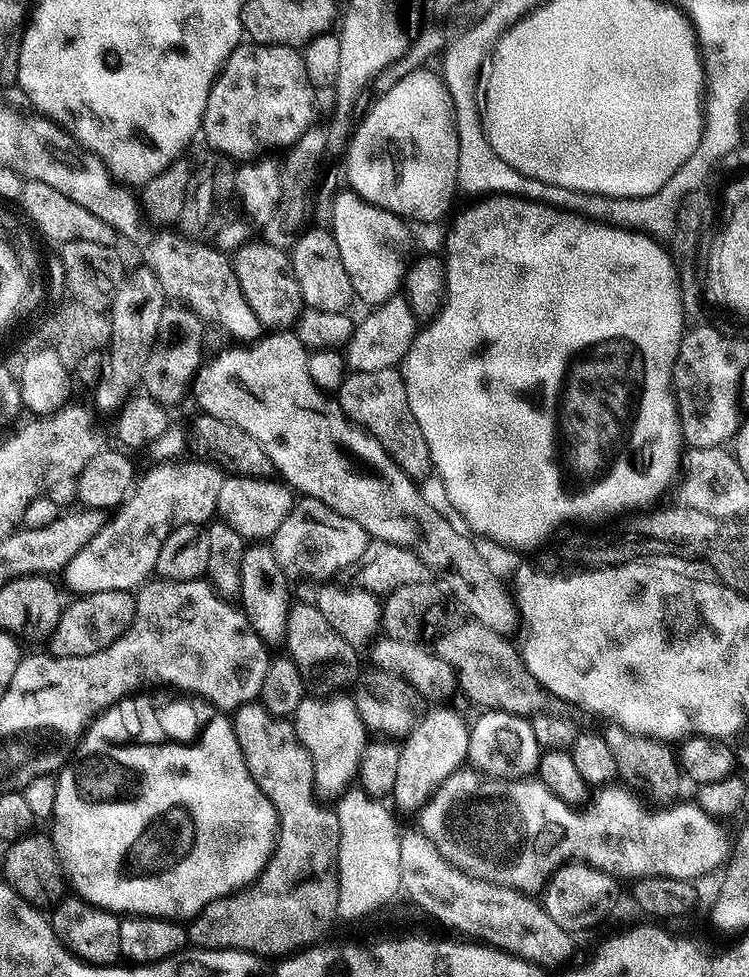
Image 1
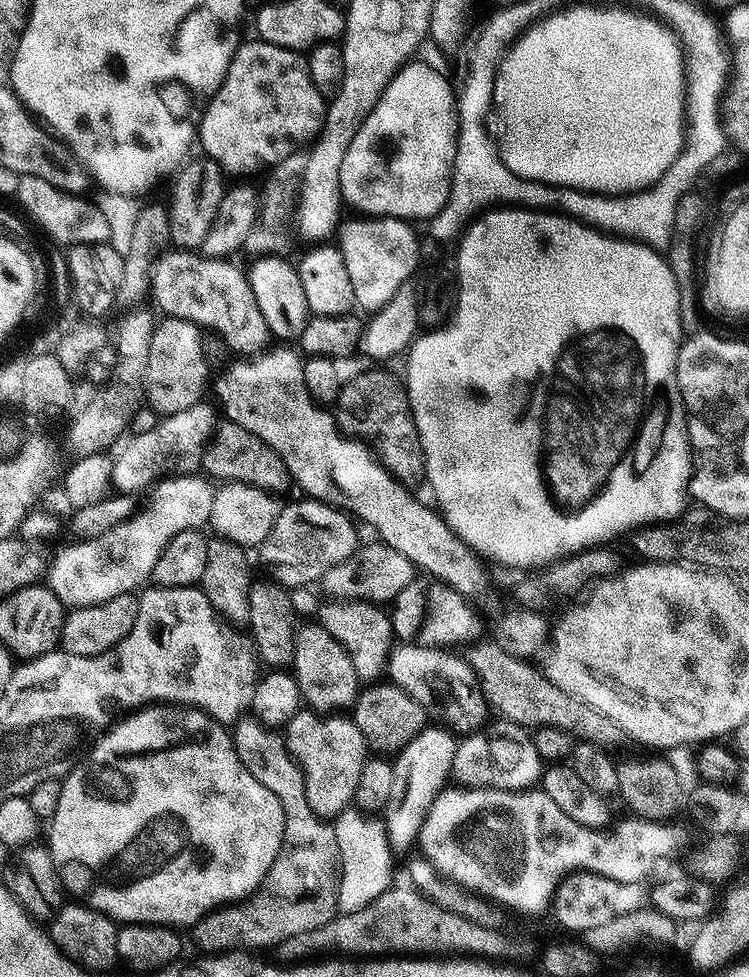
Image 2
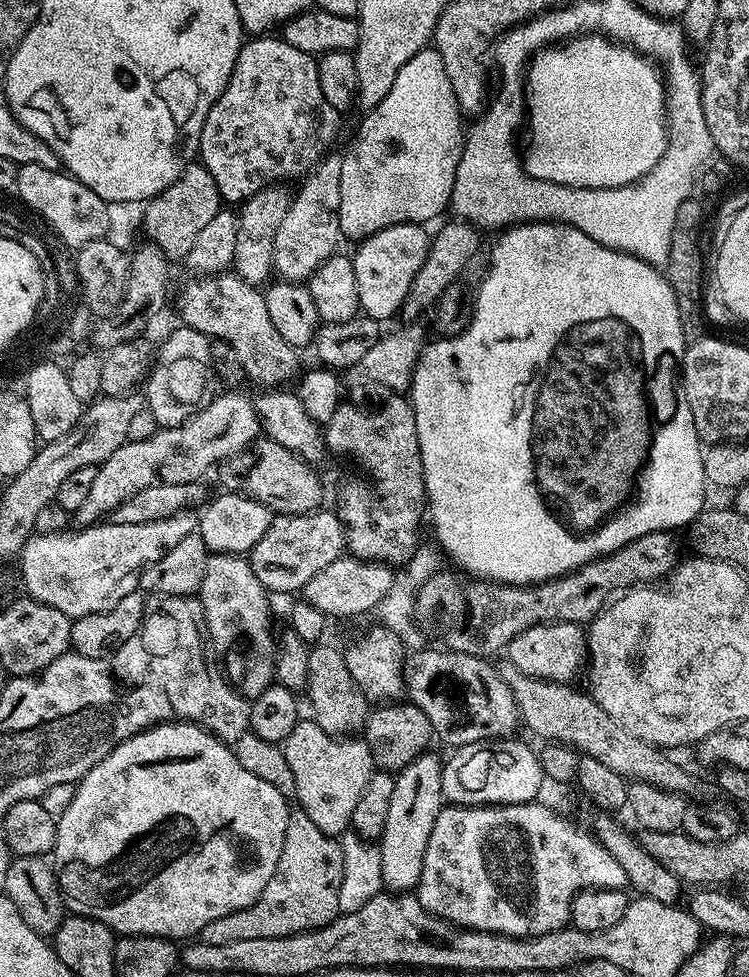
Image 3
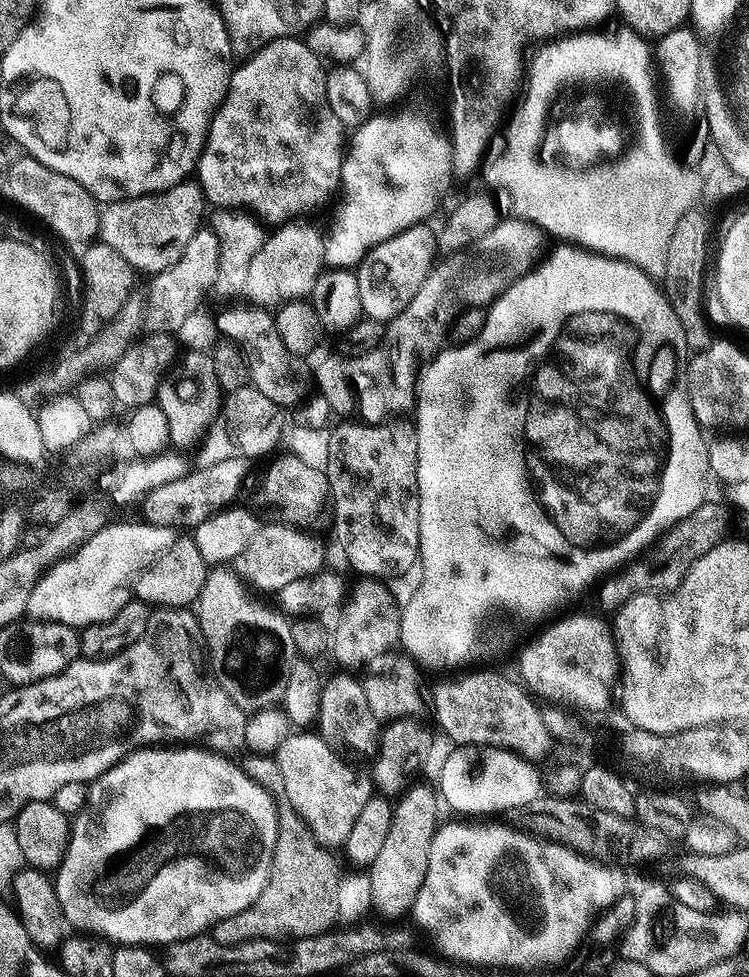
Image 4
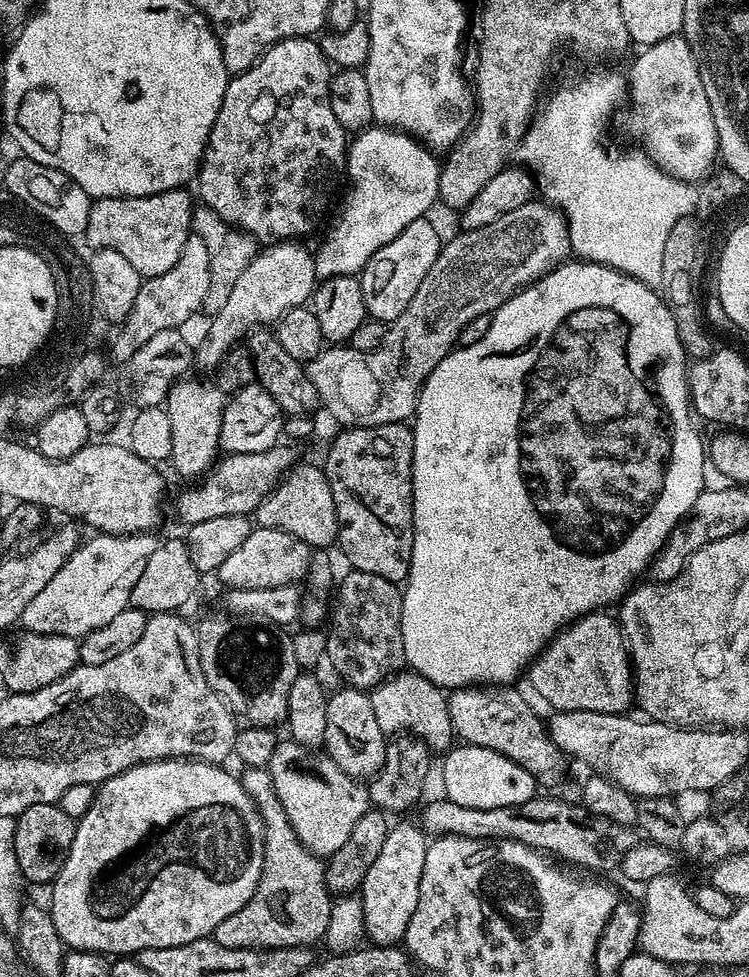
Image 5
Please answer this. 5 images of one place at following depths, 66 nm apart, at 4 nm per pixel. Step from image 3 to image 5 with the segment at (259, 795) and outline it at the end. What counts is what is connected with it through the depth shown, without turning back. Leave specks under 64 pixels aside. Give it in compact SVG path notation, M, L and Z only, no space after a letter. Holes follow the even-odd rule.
M177 758L174 760L151 760L149 764L135 764L133 768L128 768L125 772L119 772L117 776L112 776L109 780L104 781L103 784L96 788L95 800L85 810L84 816L75 821L76 833L72 839L72 845L68 851L66 862L62 866L62 870L57 874L56 879L50 885L52 891L52 904L50 903L50 911L52 914L52 921L54 922L54 930L58 930L58 934L62 938L62 942L69 949L78 952L102 952L112 958L124 958L129 954L135 954L146 950L150 946L182 946L185 942L194 942L203 936L212 936L216 931L216 927L223 922L226 918L230 918L230 914L234 914L238 910L242 910L242 906L246 906L246 902L250 902L250 898L254 894L254 890L260 881L260 874L262 862L264 861L264 842L262 839L262 825L259 819L252 818L249 822L248 828L244 825L244 815L248 812L251 813L253 802L248 797L248 792L244 789L243 784L235 775L231 776L230 773L224 769L220 764L209 764L206 760L194 760L191 758Z

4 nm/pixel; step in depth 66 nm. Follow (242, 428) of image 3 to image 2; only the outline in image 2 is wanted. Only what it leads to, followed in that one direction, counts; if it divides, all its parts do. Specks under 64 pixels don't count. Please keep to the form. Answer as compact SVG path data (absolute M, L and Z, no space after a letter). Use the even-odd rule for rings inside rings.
M201 402L190 410L157 419L155 426L146 433L129 435L119 445L120 453L112 456L111 487L120 494L140 494L144 487L155 485L161 478L195 473L200 459L205 459L206 449L218 424L217 409L213 408L208 402Z

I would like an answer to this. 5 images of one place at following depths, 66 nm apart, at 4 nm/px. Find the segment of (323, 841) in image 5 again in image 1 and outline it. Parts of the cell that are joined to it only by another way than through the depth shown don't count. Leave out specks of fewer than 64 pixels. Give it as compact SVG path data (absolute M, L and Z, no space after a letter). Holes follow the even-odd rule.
M324 694L324 697L305 695L291 717L300 744L312 759L312 782L316 793L328 802L335 801L353 787L364 747L370 743L370 733L358 714L355 699L351 695L344 695L348 694Z

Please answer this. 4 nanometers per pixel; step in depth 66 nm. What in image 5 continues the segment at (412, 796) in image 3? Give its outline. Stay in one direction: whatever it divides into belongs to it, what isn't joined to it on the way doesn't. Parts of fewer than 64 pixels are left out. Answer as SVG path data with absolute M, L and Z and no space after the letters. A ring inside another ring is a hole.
M419 823L396 824L389 827L384 835L382 850L370 870L366 870L366 878L361 882L358 895L364 911L364 935L374 944L399 945L406 934L406 926L410 926L410 914L414 914L414 906L418 906L418 886L422 882L422 866L426 862L426 850L430 840Z

